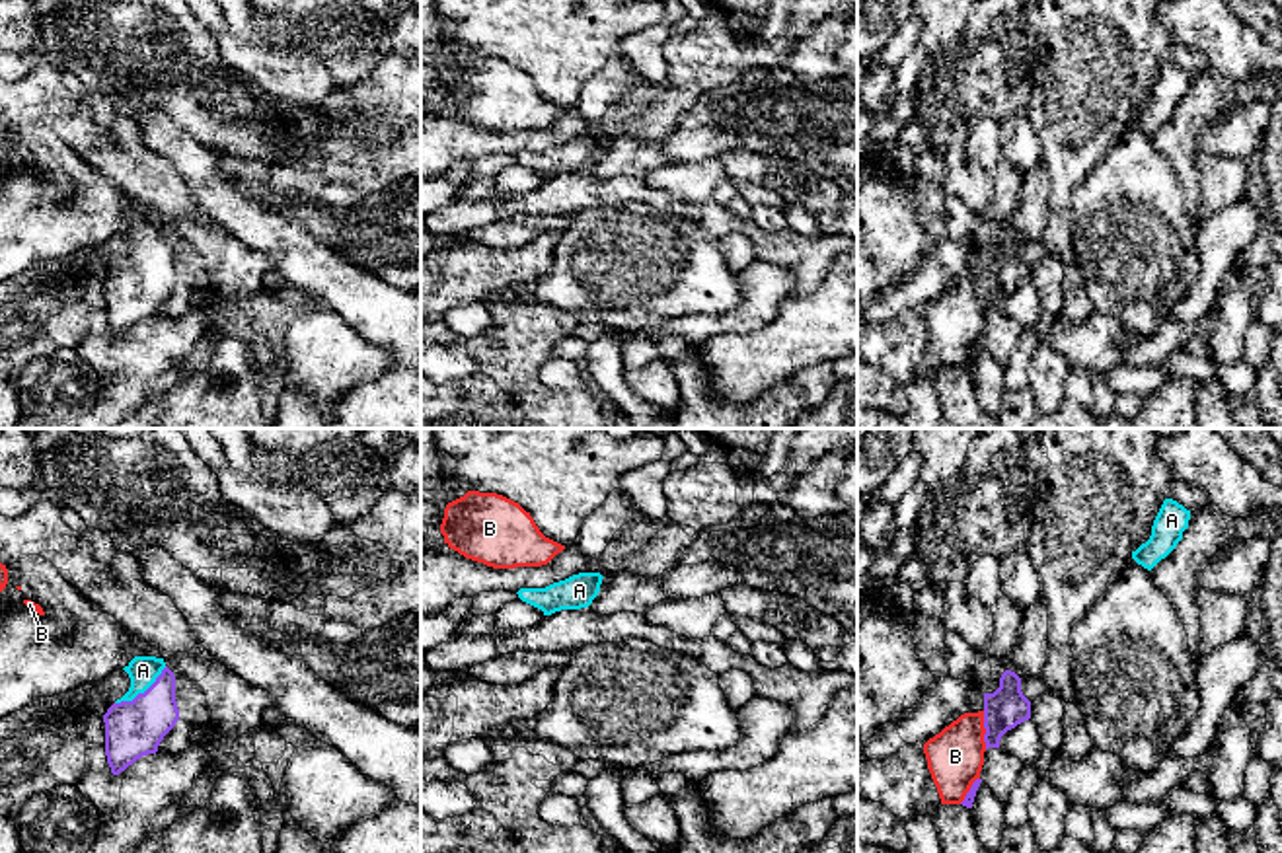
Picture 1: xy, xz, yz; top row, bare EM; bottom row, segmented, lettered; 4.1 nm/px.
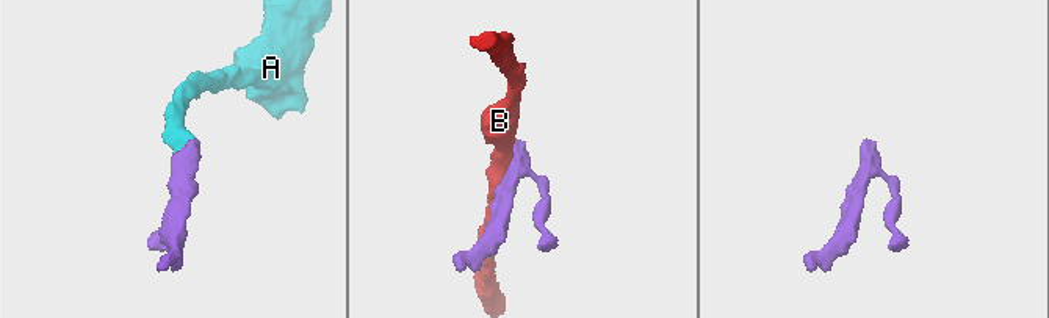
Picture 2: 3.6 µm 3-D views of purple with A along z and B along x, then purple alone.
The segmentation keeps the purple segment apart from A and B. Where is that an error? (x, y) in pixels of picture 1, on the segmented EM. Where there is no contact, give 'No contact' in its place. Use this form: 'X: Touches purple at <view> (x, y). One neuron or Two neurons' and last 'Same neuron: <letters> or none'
A: Touches purple at xy (141, 694). One neuron
B: Touches purple at yz (986, 731). Two neurons
Same neuron: A

